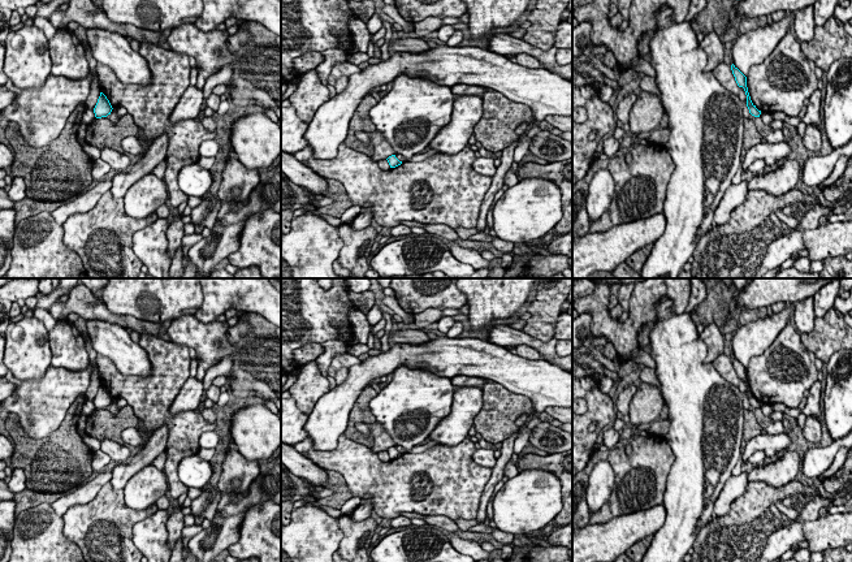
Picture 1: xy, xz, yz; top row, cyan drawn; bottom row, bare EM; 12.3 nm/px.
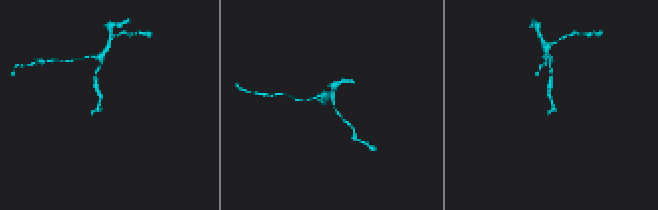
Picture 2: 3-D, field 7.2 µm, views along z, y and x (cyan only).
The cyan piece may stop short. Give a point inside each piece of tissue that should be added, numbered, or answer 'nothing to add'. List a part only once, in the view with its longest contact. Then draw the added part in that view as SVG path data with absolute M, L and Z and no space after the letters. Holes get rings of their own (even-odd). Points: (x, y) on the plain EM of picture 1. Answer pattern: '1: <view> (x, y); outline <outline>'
nothing to add

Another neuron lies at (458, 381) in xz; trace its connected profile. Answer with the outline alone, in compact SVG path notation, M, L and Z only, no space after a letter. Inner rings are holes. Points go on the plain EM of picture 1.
M454 376L451 380L451 384L455 388L462 388L462 386L476 386L481 388L484 386L485 380L480 377L470 377L470 376Z

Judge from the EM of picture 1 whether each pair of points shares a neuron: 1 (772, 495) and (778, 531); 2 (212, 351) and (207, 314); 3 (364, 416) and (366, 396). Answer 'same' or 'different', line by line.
1: same
2: different
3: same

